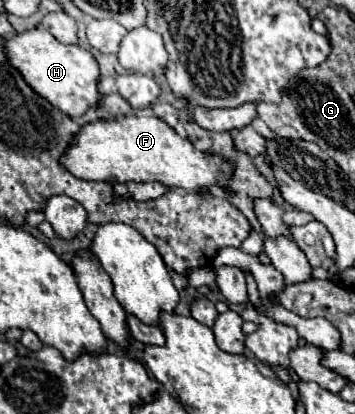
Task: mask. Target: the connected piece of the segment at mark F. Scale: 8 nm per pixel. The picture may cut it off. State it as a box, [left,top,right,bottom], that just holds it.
[61,116,231,192]

